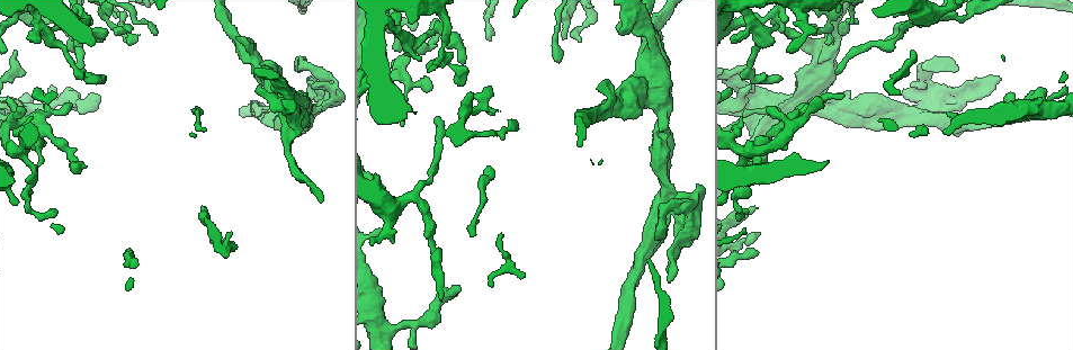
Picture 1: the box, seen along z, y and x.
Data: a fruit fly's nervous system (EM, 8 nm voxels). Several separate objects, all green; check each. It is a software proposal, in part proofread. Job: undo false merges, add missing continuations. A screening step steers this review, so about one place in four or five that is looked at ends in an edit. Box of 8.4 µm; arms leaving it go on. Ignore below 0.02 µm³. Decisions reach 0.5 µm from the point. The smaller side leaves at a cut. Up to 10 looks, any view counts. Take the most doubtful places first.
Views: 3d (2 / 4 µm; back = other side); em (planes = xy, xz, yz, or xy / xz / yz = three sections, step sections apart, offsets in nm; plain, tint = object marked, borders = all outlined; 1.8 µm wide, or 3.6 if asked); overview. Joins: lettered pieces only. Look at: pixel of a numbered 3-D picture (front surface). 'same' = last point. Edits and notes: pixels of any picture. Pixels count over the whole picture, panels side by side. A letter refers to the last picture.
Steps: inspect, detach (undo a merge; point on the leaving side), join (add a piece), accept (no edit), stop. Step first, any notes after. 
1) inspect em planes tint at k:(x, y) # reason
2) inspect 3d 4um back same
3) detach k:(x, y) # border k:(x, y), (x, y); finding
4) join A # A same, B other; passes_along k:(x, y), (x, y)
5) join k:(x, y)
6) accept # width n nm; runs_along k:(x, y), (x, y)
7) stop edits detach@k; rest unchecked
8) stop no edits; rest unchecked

inspect 3d 2um at 1:(837, 73)

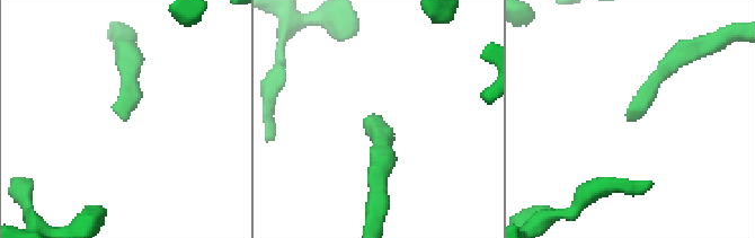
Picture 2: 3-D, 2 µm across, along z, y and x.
inspect em planes tint at 2:(376, 118) # now the EM

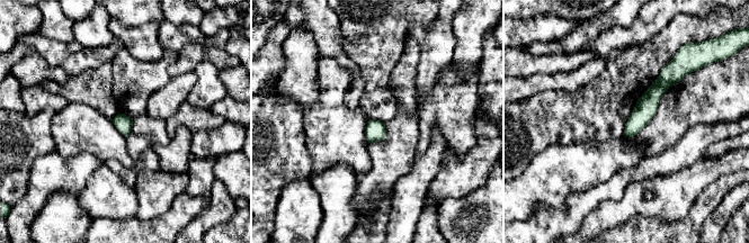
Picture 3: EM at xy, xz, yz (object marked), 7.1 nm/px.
inspect em planes borders same # see the neighbours

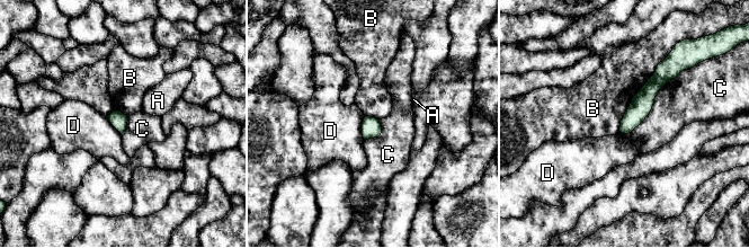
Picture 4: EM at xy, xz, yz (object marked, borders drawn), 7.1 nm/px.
accept # width 110 nm; A other, B other, C other, D other; none of them fits

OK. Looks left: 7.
inspect em planes borders at 1:(460, 289) # free end

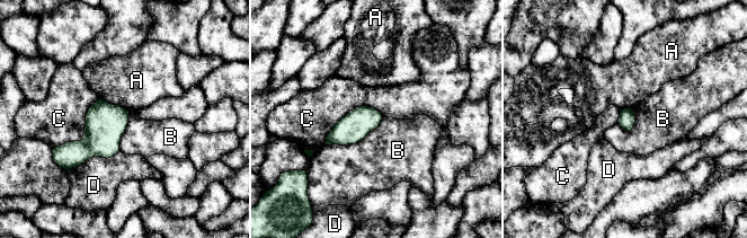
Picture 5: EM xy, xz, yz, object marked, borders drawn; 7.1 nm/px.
accept # A other, B other, C other, D other; border 5:(383, 116), (359, 141), (326, 146); none of them fits

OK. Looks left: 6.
inspect 3d 4um at 1:(306, 79) # branch stops here

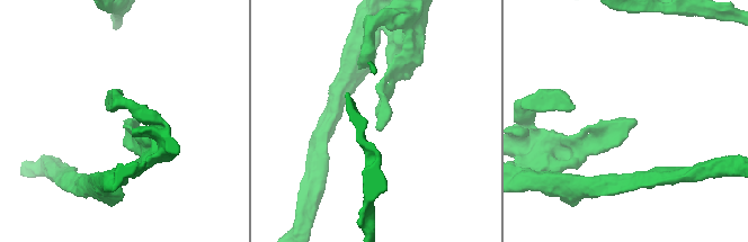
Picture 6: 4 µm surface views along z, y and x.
inspect em xy step 4 tint at 6:(379, 128) # now the EM

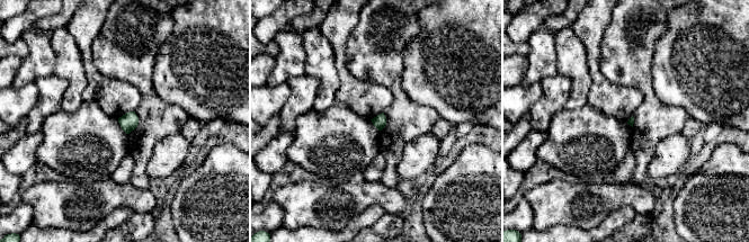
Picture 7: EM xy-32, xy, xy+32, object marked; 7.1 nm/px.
inspect em planes borders same # cut it another way

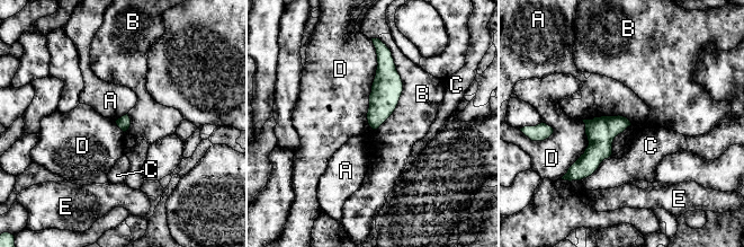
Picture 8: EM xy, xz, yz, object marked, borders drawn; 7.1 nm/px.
accept # A other, B other, C other, D other, E other; border 8:(374, 45), (369, 126); no lettered piece goes on from it

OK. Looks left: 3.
inspect 3d 2um back at 1:(381, 230) # an open end

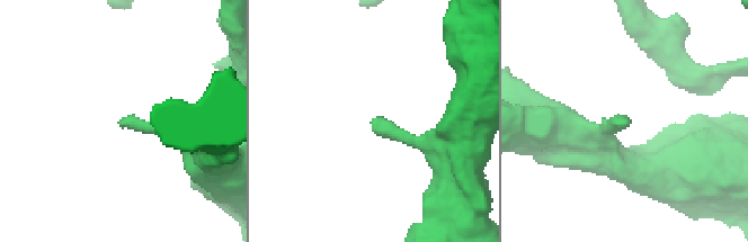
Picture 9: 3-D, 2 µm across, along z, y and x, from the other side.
inspect em xz step 16 borders at 9:(621, 121) # need the tissue

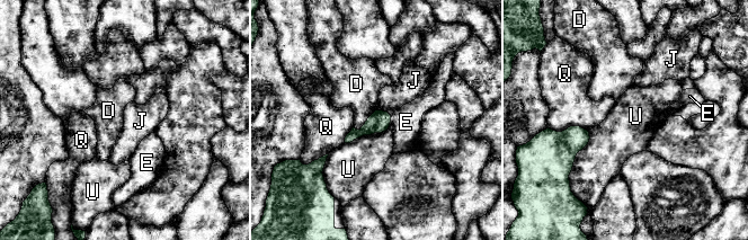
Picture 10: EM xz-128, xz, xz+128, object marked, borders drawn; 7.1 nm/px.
inspect em planes borders same # another direction

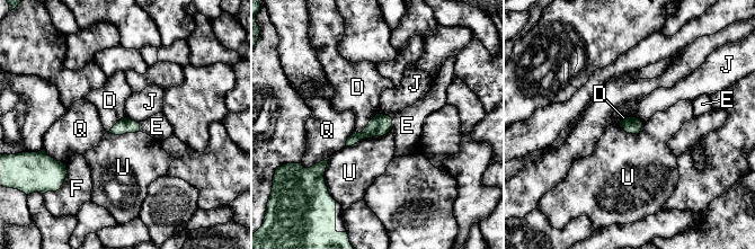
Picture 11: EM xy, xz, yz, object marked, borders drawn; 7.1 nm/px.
join E # D other, E same, F other, J other, Q other, U other; it goes on there

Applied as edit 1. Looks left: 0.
stop edits join@11; rest unchecked

